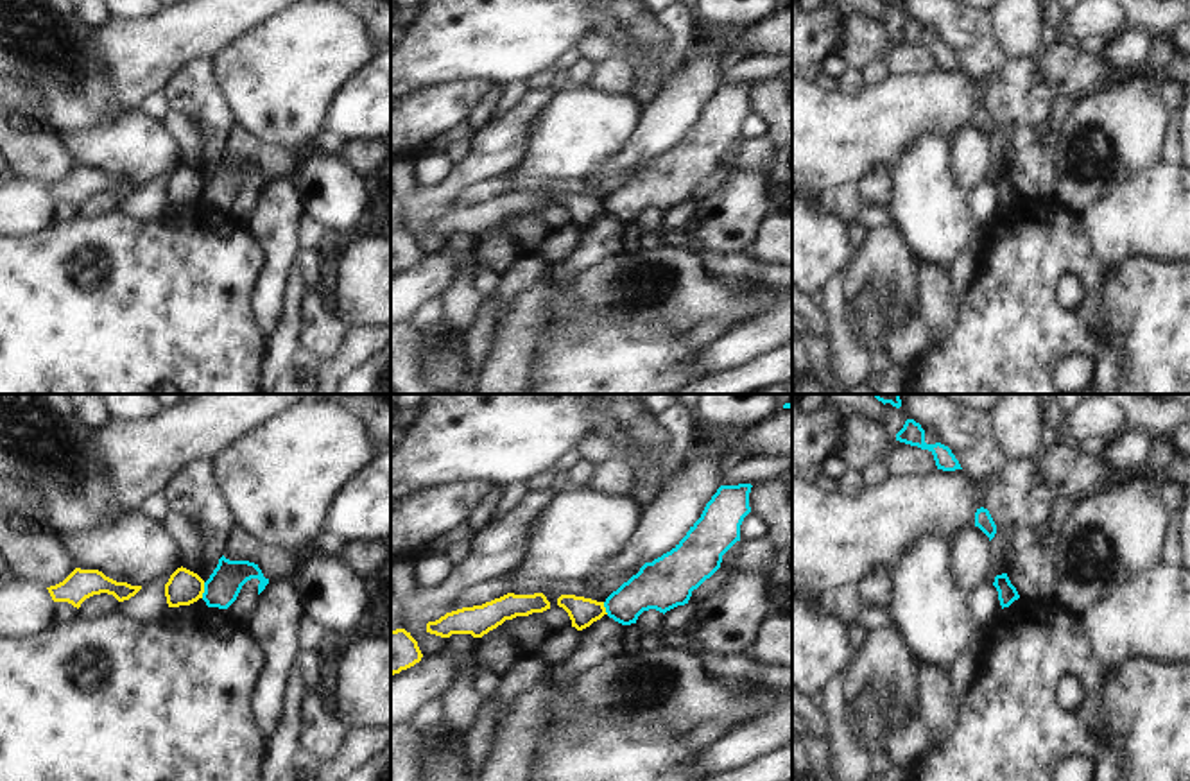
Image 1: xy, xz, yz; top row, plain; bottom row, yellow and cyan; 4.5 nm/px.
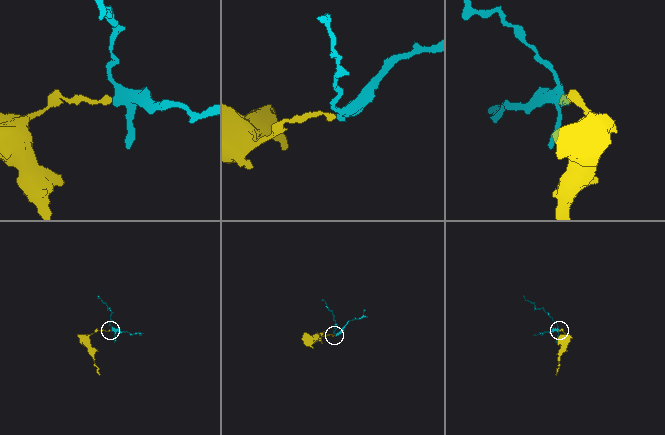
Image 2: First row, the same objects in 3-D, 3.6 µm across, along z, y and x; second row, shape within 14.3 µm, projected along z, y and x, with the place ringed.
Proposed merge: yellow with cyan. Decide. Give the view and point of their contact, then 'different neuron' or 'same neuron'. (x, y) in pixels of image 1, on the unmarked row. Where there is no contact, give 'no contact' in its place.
contact xy (203, 188); different neuron

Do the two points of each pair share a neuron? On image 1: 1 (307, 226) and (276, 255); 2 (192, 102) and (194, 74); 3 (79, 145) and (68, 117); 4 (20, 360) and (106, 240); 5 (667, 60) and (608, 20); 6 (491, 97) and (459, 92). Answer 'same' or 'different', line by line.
1: different
2: same
3: different
4: same
5: same
6: different

